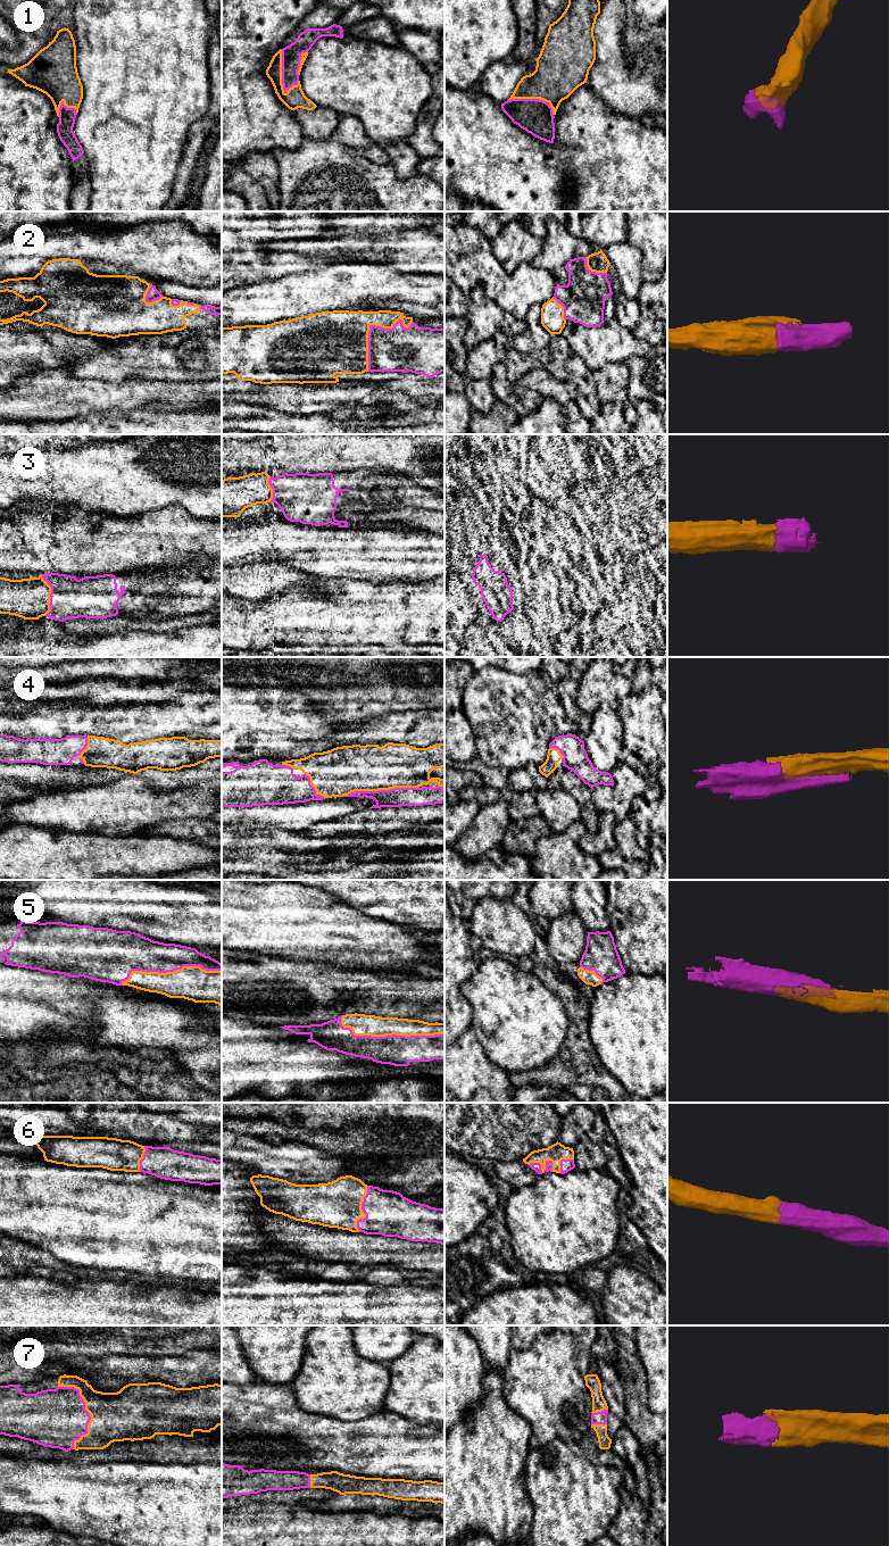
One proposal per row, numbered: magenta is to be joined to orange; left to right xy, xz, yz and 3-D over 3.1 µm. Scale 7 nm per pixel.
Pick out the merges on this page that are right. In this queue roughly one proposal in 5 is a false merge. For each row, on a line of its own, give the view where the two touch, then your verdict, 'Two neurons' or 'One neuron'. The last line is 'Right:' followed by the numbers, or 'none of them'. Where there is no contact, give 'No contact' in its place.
1: Touches orange in xz. One neuron
2: Touches orange in xz. One neuron
3: Touches orange in xy. One neuron
4: Touches orange in xz. One neuron
5: Touches orange in xz. One neuron
6: Touches orange in xz. One neuron
7: Touches orange in xy. One neuron
Right: 1, 2, 3, 4, 5, 6, 7

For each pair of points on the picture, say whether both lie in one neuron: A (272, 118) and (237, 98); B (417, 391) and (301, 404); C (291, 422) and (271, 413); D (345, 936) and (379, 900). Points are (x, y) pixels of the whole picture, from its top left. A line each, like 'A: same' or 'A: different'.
A: same
B: same
C: same
D: different

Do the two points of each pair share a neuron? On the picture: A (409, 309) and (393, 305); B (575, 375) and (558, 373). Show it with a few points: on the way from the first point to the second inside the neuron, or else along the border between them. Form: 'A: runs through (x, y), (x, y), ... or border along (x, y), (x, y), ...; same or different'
A: runs through (406, 307), (397, 306); same
B: border along (571, 354), (566, 360), (567, 379); different

